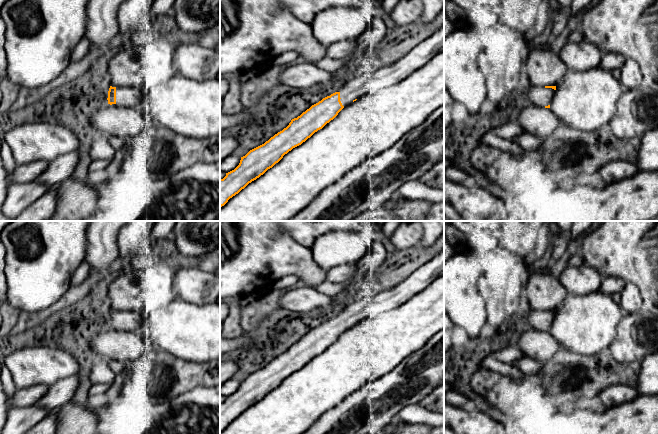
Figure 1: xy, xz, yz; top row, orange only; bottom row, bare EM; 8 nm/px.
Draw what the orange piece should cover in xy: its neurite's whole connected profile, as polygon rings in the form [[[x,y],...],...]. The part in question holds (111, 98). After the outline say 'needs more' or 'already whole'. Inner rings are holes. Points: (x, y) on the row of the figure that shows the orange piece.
[[[112,87],[108,91],[108,104],[117,104],[121,107],[142,108],[143,92],[132,87]]]; needs more

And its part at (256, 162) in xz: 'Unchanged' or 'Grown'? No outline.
Grown

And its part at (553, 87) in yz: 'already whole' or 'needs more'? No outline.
needs more

